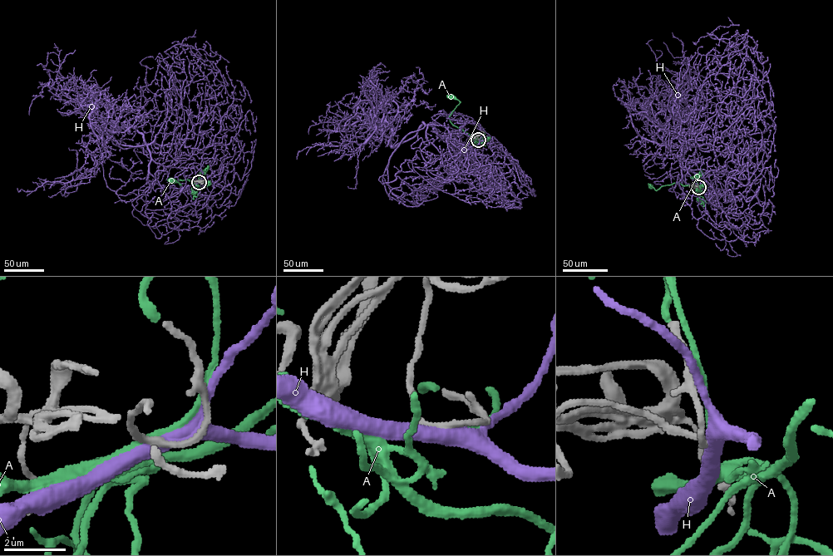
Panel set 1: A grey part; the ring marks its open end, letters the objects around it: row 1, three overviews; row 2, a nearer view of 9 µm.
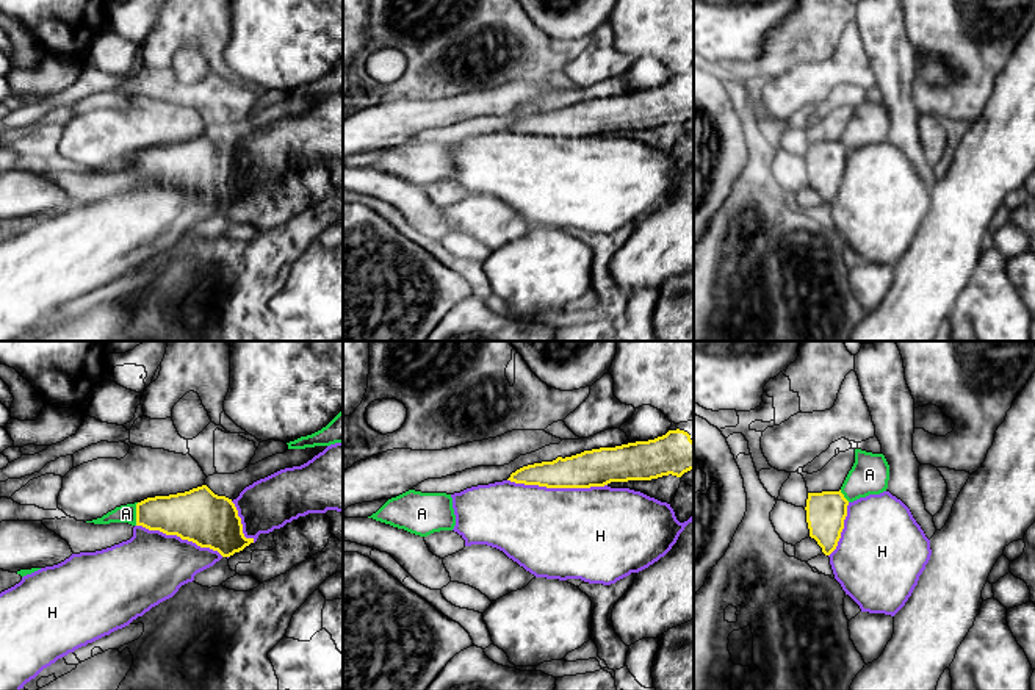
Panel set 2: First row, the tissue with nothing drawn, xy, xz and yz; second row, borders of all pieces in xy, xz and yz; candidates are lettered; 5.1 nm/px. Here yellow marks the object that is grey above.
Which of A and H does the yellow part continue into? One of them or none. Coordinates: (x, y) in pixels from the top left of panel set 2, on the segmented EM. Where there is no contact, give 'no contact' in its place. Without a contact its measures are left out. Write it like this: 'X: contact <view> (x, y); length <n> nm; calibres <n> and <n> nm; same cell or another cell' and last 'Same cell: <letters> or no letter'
A: contact xy (137, 513); length 120 nm; calibres 220 and 100 nm; same cell
H: contact xz (558, 487); length 500 nm; calibres 190 and 460 nm; another cell
Same cell: A

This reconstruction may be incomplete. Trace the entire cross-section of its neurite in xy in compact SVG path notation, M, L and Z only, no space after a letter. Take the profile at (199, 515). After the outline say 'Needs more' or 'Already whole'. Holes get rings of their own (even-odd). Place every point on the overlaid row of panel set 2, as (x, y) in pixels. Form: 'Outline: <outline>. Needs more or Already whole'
Outline: M207 485L121 505L86 523L142 526L210 548L222 557L230 557L254 543L254 538L244 537L241 518L232 499L215 494Z. Needs more

